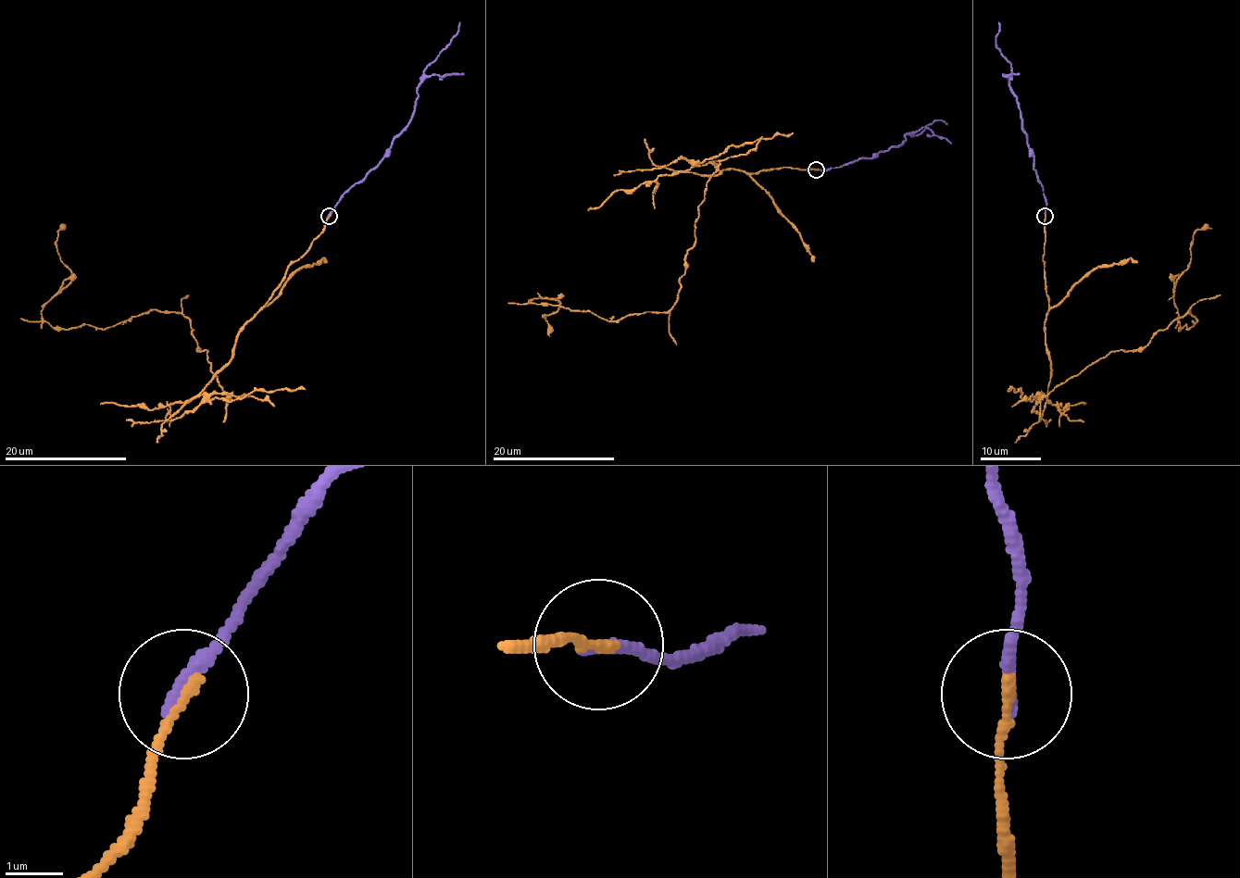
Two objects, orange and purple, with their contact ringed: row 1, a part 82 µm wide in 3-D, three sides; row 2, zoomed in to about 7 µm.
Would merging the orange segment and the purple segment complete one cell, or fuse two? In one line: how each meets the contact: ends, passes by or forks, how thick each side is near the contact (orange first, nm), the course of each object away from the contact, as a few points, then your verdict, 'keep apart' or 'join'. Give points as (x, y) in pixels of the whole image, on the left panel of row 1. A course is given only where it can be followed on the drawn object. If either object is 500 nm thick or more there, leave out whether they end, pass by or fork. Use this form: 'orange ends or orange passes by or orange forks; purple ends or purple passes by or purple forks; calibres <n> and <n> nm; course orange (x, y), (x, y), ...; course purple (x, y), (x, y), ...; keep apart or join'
orange ends; purple ends; calibres 200 and 280 nm; course orange (328, 216), (202, 393), (228, 395), (179, 311), (100, 329), (43, 319), (72, 277), (56, 243), (61, 228); course purple (328, 216), (341, 197), (382, 159), (392, 140), (407, 124), (418, 95), (419, 77), (457, 31), (459, 22); keep apart

